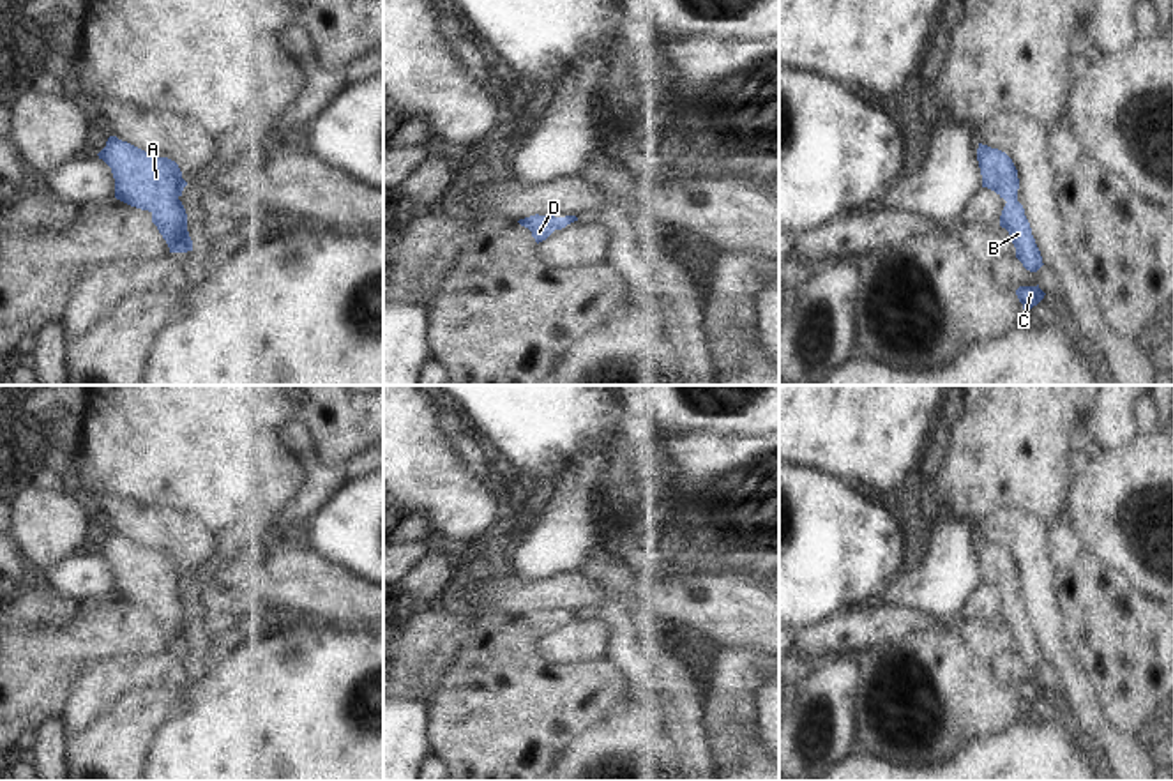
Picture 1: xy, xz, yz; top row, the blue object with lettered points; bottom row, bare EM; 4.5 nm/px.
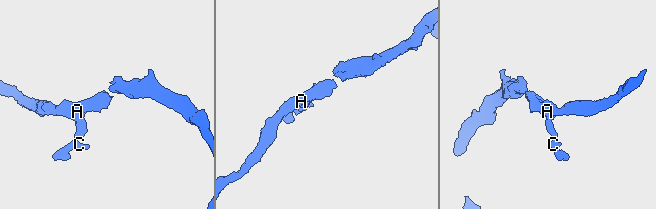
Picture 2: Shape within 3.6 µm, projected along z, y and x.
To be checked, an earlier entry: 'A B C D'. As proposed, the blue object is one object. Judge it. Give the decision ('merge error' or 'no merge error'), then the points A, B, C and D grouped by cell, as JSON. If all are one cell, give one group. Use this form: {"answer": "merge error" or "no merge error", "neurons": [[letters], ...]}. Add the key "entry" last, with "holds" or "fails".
{"answer": "no merge error", "neurons": [["A", "B", "C", "D"]], "entry": "holds"}

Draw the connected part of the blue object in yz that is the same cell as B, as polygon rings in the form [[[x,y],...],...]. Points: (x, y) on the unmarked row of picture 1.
[[[979,539],[977,557],[982,583],[995,587],[1007,597],[1000,611],[1000,622],[1009,627],[1016,643],[1016,654],[1026,666],[1037,668],[1044,659],[1025,604],[1018,597],[1019,574],[1012,555],[998,544]]]

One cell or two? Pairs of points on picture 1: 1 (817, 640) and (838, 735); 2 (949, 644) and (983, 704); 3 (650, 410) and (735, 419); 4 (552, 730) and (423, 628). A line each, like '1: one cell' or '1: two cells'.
1: two cells
2: one cell
3: one cell
4: one cell

